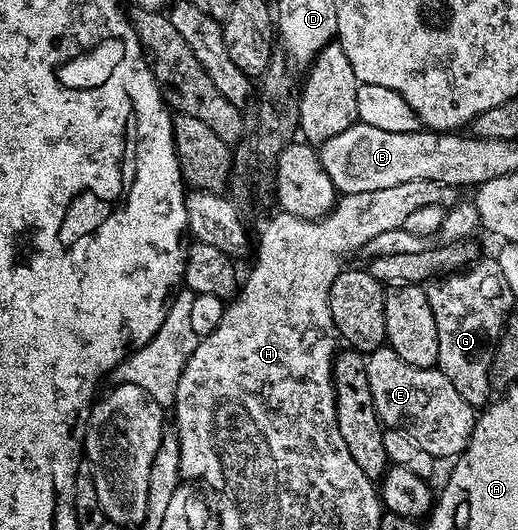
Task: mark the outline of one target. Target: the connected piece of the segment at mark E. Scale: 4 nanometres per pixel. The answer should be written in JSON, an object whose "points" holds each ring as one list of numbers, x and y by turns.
{"points":[[381,347,366,357,366,370,368,371,368,387,372,387,372,403,378,412,378,420,387,430,397,430,419,445,435,459,441,457,457,458,470,444,470,436,474,434,474,422,476,420,475,406,470,405,448,383,446,376,437,367,425,369,406,363,393,349]]}

